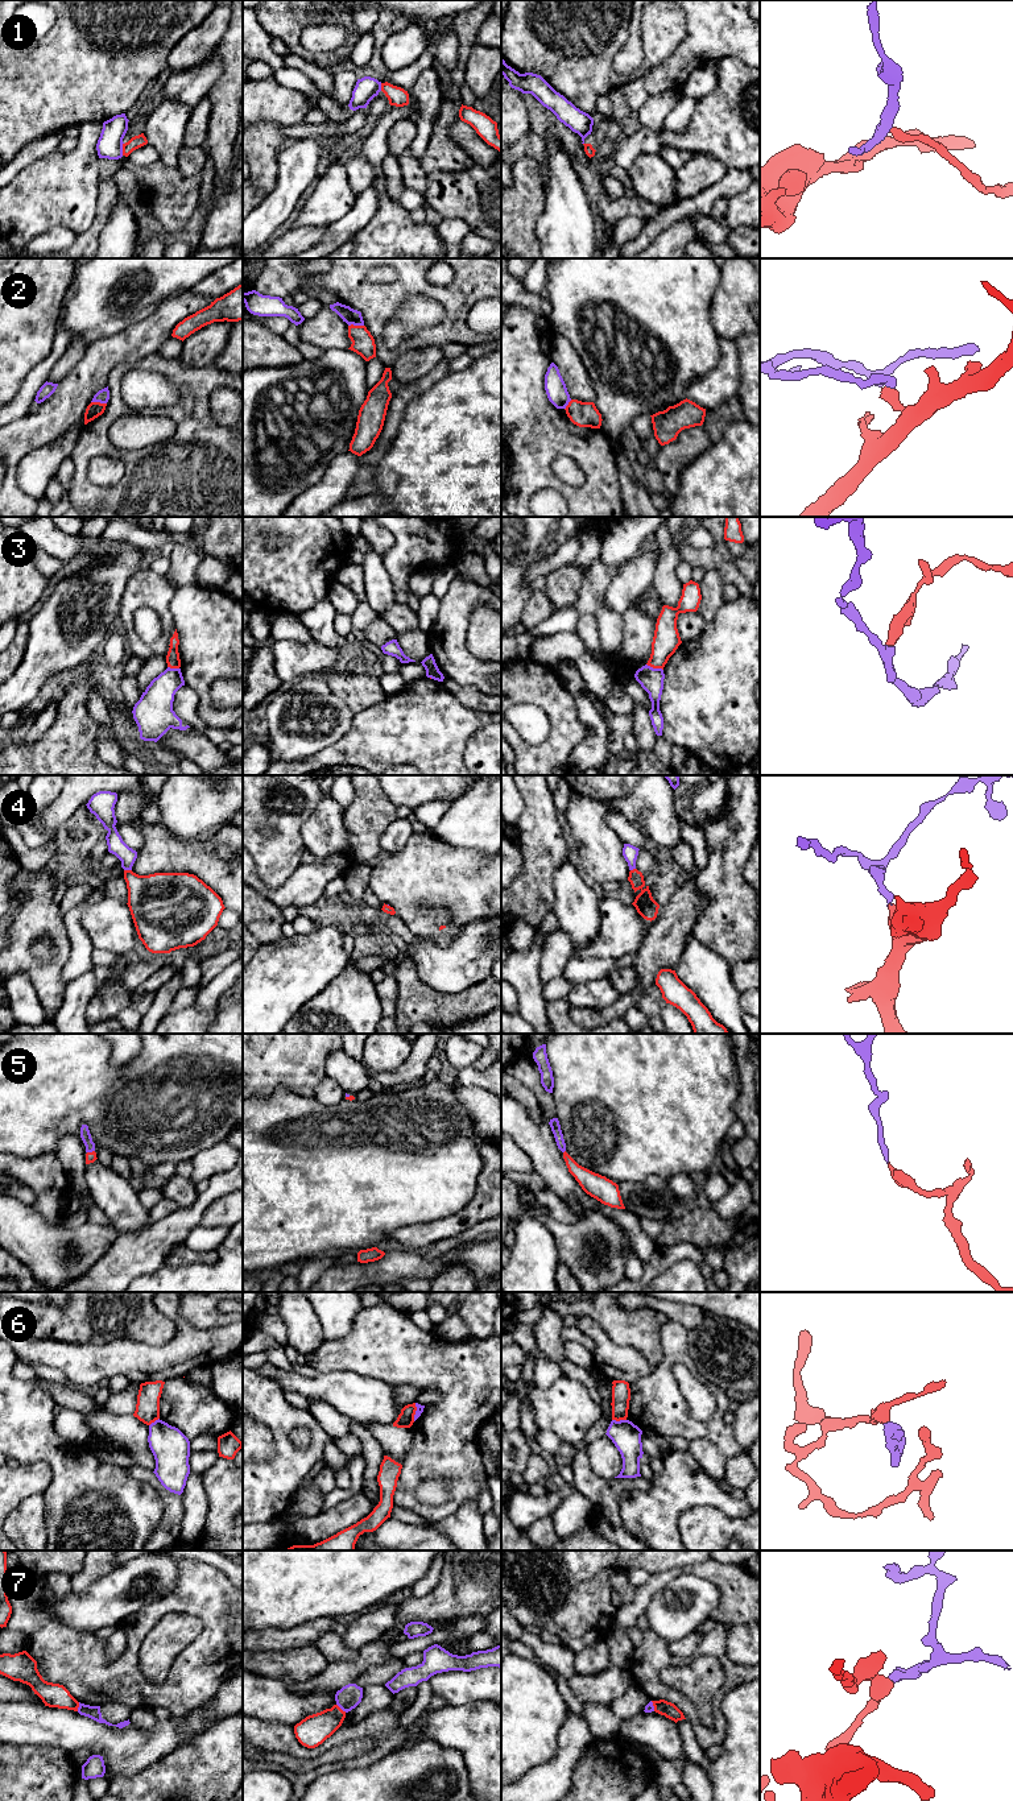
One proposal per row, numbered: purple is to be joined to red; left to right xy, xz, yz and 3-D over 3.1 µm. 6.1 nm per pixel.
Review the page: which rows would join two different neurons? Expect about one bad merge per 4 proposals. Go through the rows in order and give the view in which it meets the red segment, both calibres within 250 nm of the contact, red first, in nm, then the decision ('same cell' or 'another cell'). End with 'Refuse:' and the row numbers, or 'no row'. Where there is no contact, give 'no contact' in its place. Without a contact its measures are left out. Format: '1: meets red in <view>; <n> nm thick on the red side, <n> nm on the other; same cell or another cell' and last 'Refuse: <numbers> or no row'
1: meets red in xy; 80 nm thick on the red side, 160 nm on the other; same cell
2: meets red in xy; 90 nm thick on the red side, 80 nm on the other; another cell
3: meets red in yz; 160 nm thick on the red side, 140 nm on the other; another cell
4: meets red in xy; 340 nm thick on the red side, 100 nm on the other; same cell
5: meets red in xy; 60 nm thick on the red side, 60 nm on the other; same cell
6: meets red in yz; 110 nm thick on the red side, 180 nm on the other; another cell
7: meets red in xz; 190 nm thick on the red side, 150 nm on the other; another cell
Refuse: 2, 3, 6, 7

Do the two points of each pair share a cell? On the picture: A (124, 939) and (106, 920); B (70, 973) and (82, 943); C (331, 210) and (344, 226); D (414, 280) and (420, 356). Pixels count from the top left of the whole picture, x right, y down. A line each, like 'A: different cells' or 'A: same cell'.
A: same cell
B: same cell
C: different cells
D: different cells

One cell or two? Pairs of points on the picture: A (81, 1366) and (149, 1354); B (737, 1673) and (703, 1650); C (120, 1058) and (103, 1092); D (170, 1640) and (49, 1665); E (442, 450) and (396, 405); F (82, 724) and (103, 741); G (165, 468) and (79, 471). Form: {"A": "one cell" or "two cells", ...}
{"A": "one cell", "B": "one cell", "C": "two cells", "D": "two cells", "E": "two cells", "F": "two cells", "G": "one cell"}

